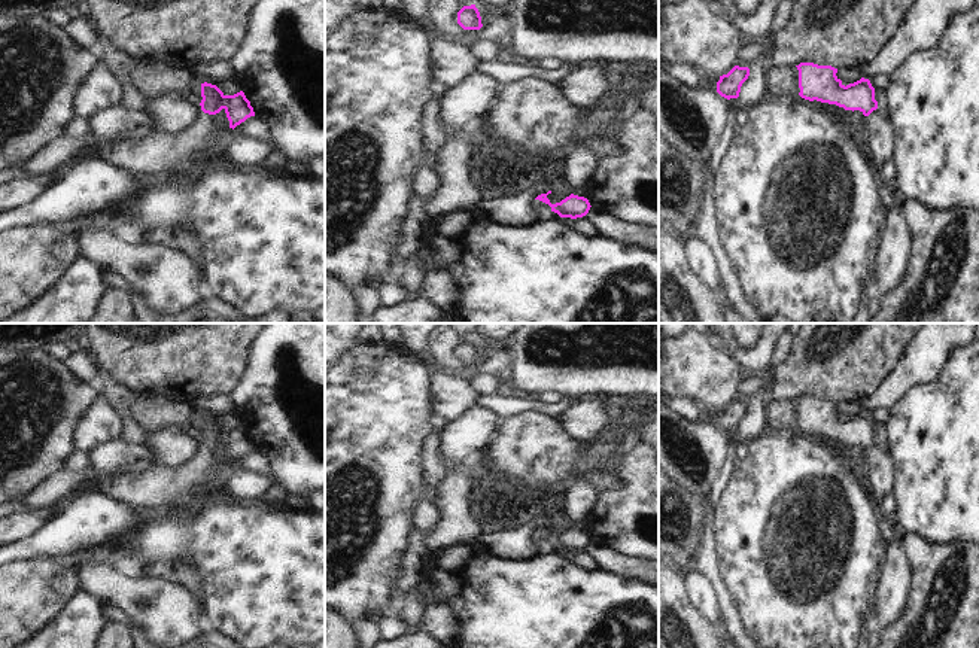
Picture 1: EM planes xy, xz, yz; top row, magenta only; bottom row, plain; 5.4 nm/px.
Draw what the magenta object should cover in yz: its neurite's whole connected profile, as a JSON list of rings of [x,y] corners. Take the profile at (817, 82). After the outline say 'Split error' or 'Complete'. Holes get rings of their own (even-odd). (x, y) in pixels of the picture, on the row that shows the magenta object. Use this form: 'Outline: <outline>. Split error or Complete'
Outline: [[[800,63],[796,67],[802,98],[836,104],[845,110],[860,110],[869,118],[866,125],[869,147],[875,161],[875,177],[881,182],[884,164],[893,158],[896,150],[896,131],[890,115],[878,109],[870,80],[861,77],[845,86],[836,76],[837,69],[831,66]]]. Split error.

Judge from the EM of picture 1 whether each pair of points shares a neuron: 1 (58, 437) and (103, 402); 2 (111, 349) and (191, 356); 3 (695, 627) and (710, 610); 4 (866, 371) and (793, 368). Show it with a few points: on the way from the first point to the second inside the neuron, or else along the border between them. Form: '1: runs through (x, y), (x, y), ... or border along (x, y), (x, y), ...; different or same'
1: border along (102, 394), (73, 431), (73, 449); different
2: runs through (130, 350), (172, 350); same
3: border along (686, 586), (689, 599), (708, 621); different
4: runs through (848, 368), (811, 368); same

